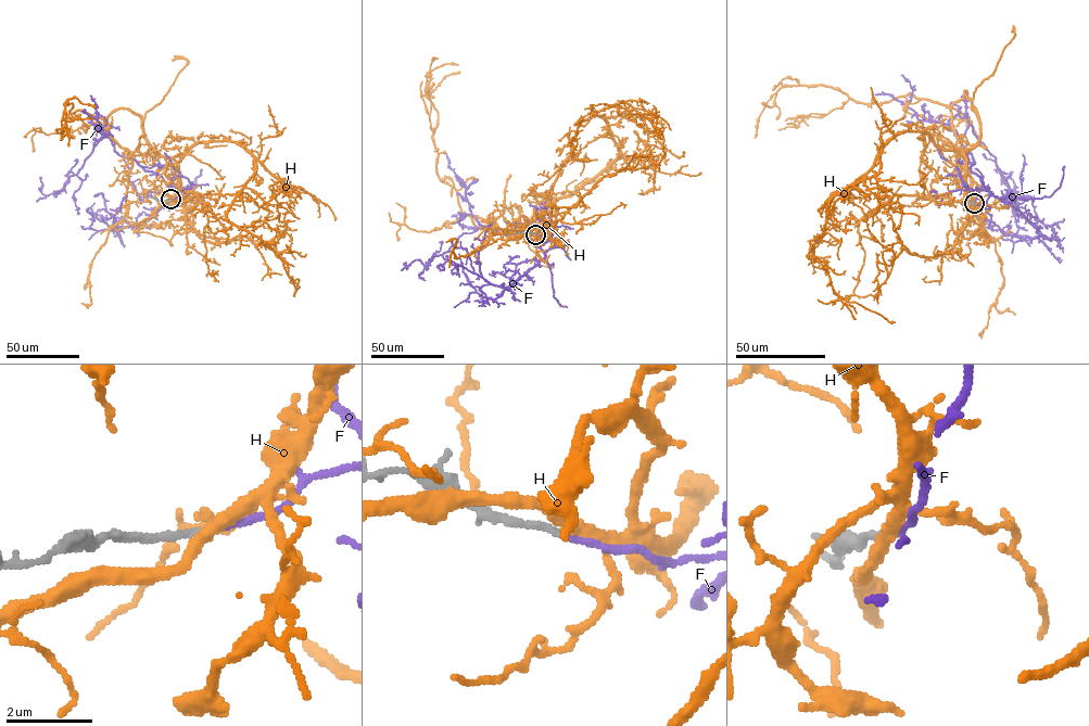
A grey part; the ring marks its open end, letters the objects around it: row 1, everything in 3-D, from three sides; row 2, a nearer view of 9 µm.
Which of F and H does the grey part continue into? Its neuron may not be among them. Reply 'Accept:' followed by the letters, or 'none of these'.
Accept: F

